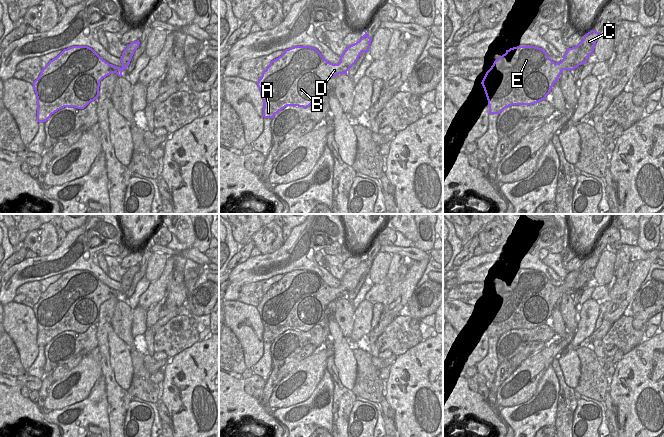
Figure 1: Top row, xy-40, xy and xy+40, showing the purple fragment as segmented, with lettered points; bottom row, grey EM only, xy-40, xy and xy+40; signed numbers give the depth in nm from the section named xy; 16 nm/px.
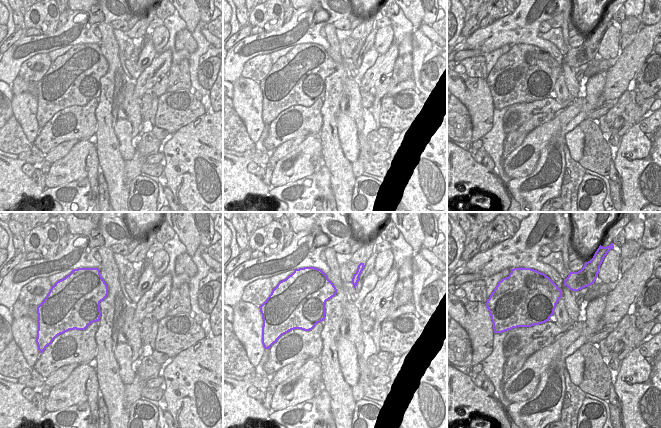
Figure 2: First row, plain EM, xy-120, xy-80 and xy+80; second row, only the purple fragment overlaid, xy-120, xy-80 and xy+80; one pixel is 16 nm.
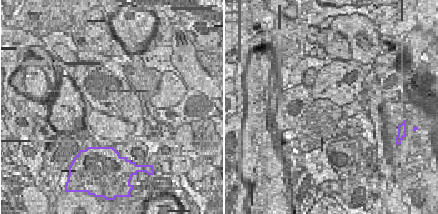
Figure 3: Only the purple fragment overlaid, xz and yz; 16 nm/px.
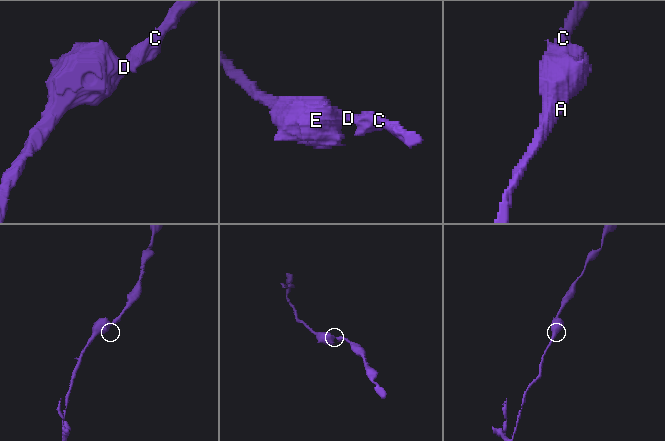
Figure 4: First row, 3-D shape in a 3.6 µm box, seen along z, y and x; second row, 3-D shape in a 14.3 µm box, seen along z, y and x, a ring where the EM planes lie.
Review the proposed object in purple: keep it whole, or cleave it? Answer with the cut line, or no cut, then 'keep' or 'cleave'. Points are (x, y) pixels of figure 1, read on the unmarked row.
cut none; keep

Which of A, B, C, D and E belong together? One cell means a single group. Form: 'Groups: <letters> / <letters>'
Groups: A B C D E.

